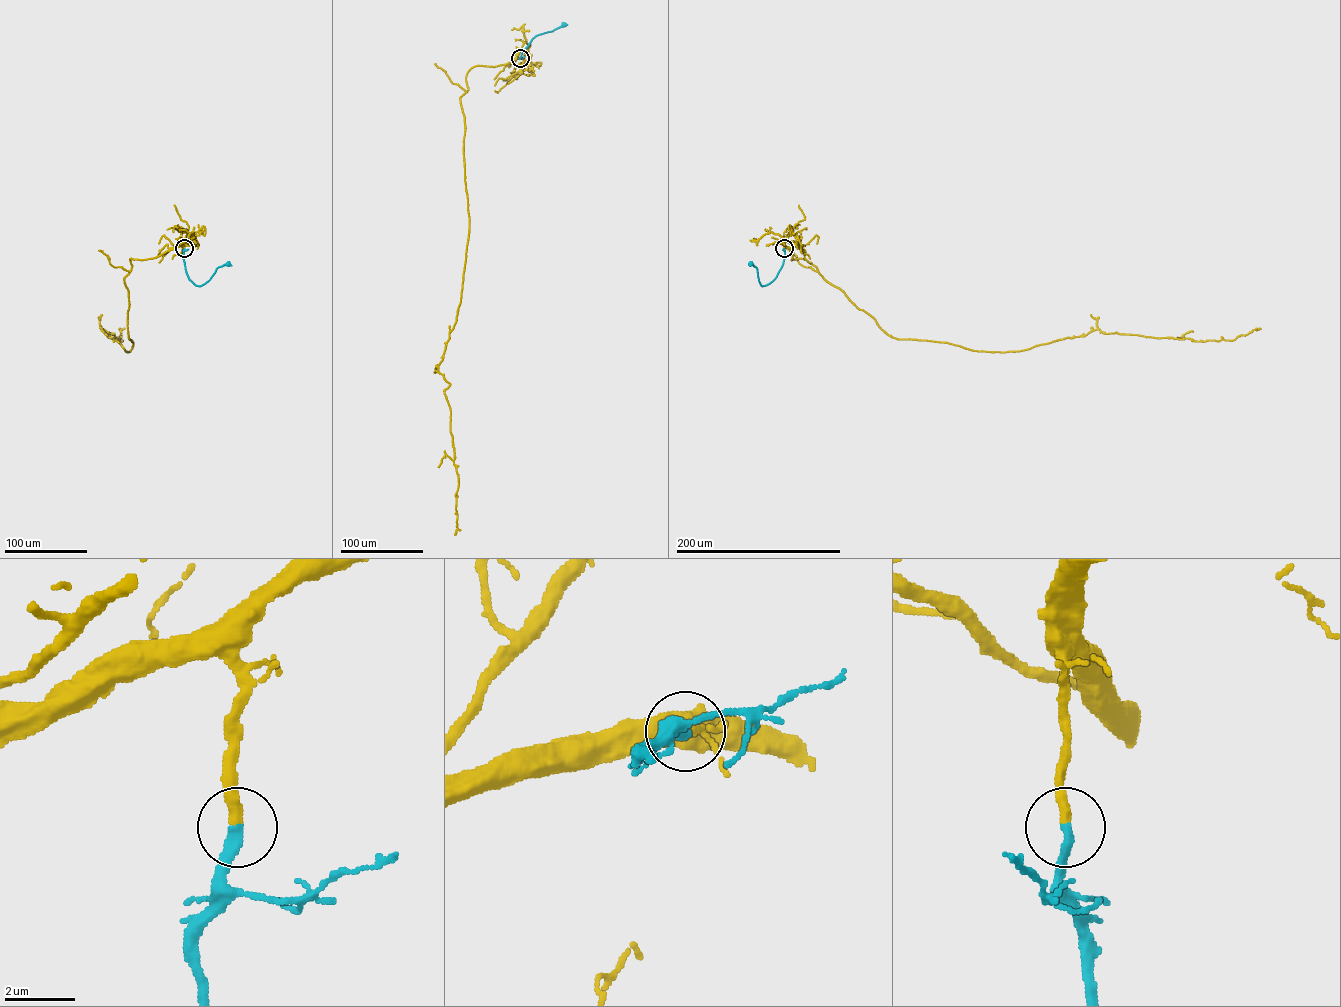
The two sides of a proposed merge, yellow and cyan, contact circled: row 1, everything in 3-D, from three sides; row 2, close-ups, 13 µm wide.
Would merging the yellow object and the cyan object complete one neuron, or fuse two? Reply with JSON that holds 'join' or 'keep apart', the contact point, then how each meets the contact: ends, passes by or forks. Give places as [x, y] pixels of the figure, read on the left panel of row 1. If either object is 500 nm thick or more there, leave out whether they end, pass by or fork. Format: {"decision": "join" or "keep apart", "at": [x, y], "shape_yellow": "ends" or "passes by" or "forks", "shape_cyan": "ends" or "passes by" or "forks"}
{"decision": "join", "at": [184, 248], "shape_yellow": "ends", "shape_cyan": "ends"}

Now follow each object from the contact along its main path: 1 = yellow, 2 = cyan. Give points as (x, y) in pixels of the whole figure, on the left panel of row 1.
1: (184, 248), (130, 259), (124, 278), (129, 351), (102, 330), (122, 341), (119, 328)
2: (184, 249), (185, 271), (196, 285), (205, 283), (217, 268), (228, 263)

